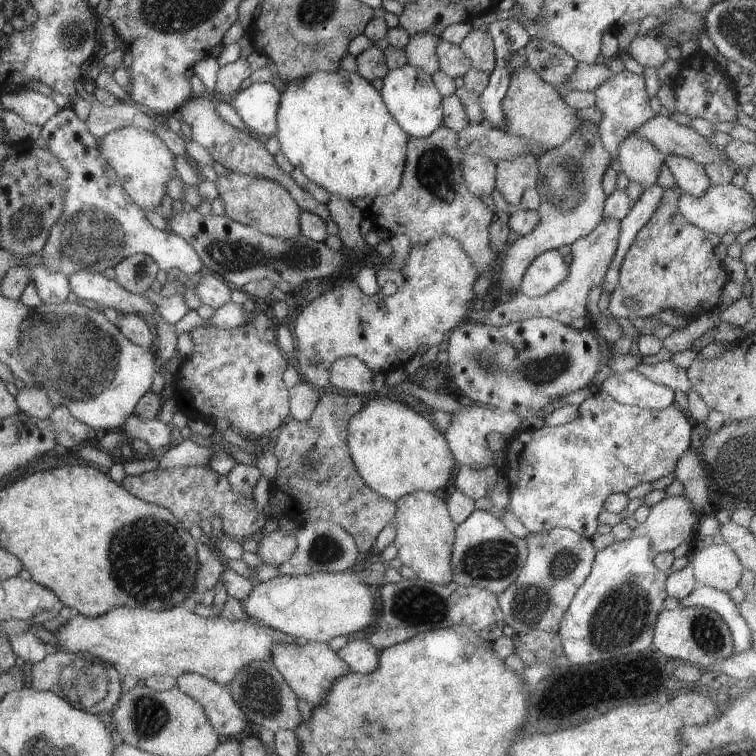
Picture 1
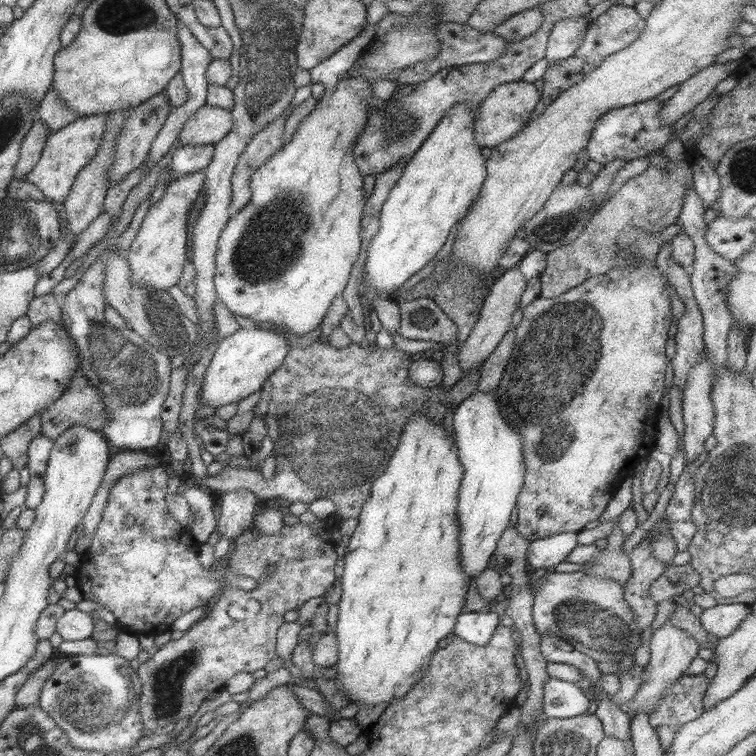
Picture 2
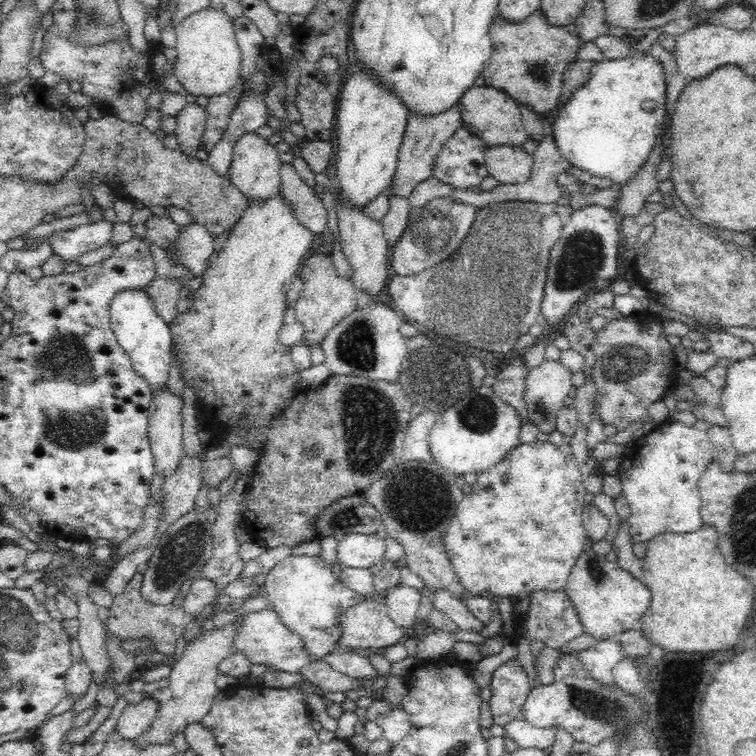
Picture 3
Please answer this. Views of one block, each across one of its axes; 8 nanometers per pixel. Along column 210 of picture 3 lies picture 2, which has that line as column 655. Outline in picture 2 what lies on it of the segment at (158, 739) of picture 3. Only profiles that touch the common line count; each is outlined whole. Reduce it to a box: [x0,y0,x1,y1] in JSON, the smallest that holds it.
[630,619,699,716]

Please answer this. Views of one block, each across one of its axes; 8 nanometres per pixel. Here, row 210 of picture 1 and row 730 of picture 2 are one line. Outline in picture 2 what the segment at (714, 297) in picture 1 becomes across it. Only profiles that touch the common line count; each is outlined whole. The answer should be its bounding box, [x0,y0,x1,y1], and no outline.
[648,673,706,750]

